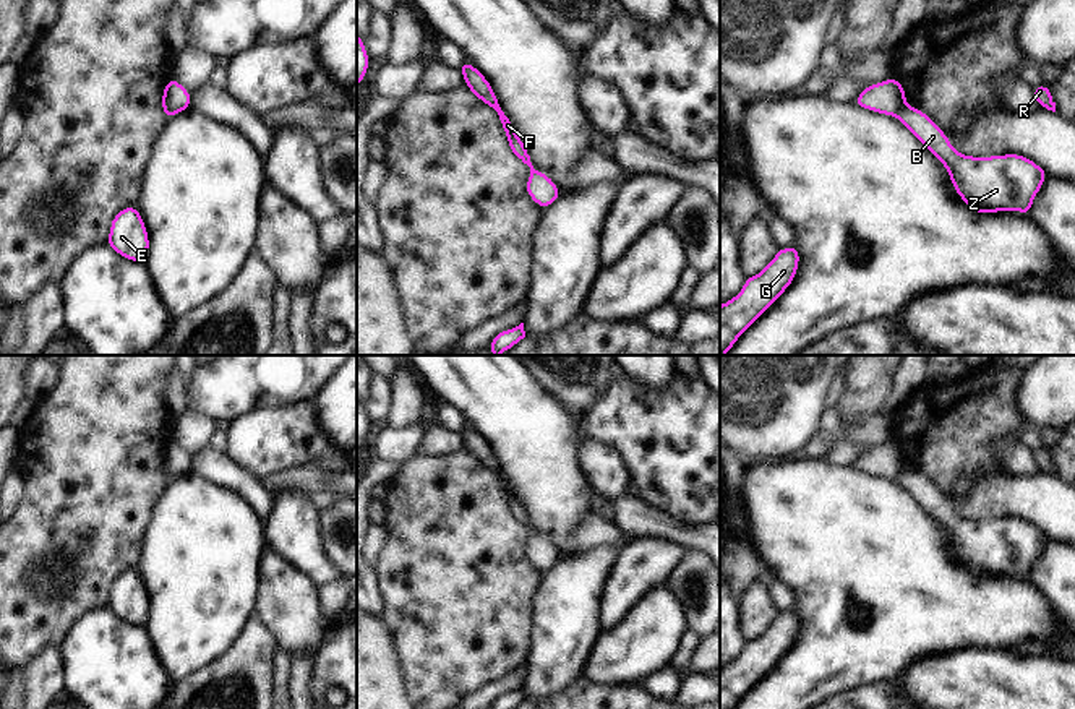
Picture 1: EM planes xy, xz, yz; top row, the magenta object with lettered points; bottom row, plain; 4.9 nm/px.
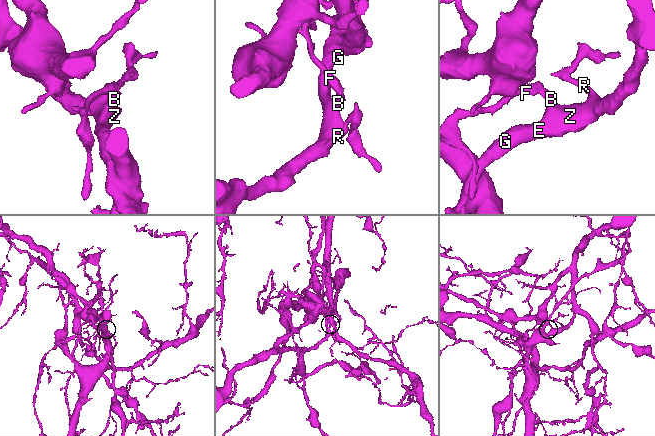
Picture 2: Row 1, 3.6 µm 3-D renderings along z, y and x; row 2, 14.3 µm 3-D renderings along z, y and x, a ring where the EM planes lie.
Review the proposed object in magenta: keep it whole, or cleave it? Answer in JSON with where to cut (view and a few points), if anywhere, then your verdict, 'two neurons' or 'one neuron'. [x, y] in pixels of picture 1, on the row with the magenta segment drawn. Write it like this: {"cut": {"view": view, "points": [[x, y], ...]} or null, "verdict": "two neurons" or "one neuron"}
{"cut": {"view": "yz", "points": [[903, 104], [895, 116]]}, "verdict": "two neurons"}

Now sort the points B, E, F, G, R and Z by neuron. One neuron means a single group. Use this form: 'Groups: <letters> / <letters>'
Groups: B E G R Z / F.

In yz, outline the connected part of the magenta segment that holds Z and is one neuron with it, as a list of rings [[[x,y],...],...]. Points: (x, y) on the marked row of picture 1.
[[[903,105],[897,118],[924,144],[950,172],[949,178],[968,208],[978,214],[1018,211],[1031,214],[1031,204],[1049,175],[1041,165],[1021,154],[974,157],[958,153],[949,136],[921,110]]]

